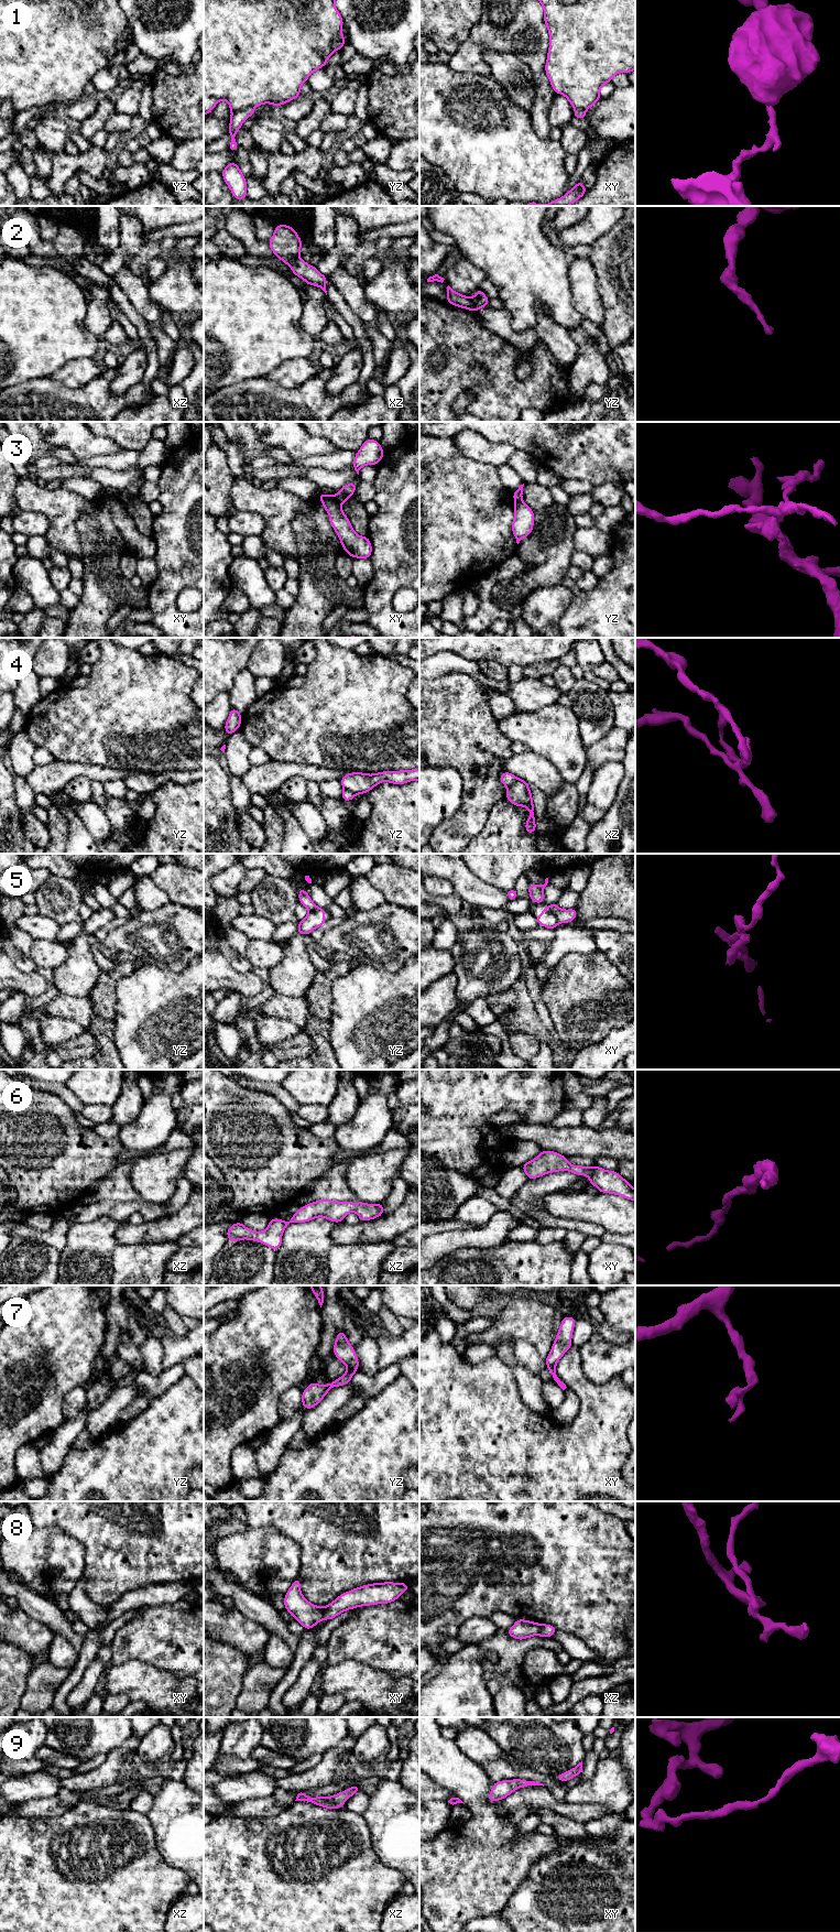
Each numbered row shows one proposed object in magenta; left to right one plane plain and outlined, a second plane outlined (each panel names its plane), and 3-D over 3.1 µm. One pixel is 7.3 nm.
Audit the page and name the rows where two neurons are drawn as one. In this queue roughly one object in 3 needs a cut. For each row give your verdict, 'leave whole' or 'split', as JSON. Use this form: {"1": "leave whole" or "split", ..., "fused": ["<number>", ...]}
{"1": "split", "2": "split", "3": "split", "4": "split", "5": "split", "6": "leave whole", "7": "leave whole", "8": "split", "9": "leave whole", "fused": ["1", "2", "3", "4", "5", "8"]}

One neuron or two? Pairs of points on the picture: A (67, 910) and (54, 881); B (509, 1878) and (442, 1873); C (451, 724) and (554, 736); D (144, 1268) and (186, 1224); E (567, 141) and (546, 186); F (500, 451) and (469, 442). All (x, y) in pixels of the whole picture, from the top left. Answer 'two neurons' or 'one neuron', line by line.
A: one neuron
B: one neuron
C: two neurons
D: two neurons
E: two neurons
F: one neuron

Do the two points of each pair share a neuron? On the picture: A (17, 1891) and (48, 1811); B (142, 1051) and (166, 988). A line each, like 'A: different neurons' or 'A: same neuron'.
A: different neurons
B: same neuron

